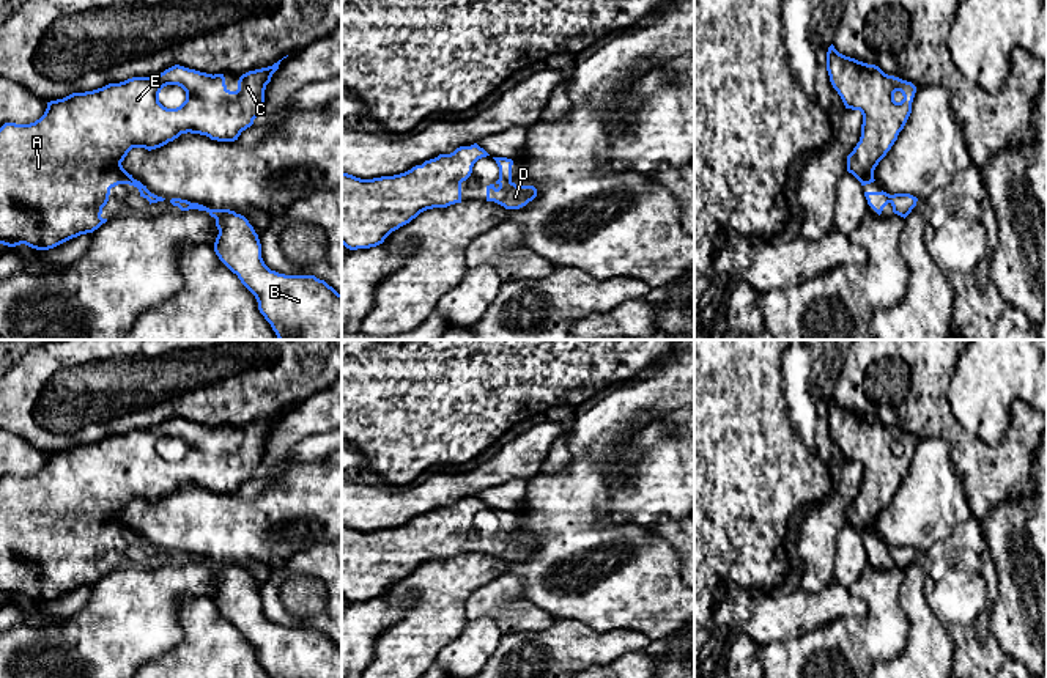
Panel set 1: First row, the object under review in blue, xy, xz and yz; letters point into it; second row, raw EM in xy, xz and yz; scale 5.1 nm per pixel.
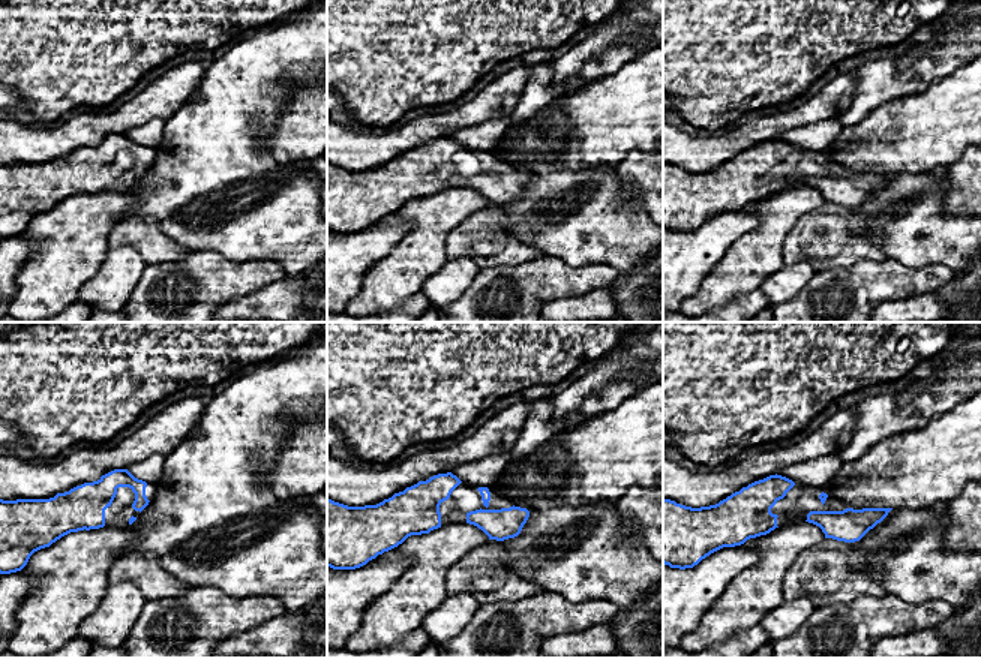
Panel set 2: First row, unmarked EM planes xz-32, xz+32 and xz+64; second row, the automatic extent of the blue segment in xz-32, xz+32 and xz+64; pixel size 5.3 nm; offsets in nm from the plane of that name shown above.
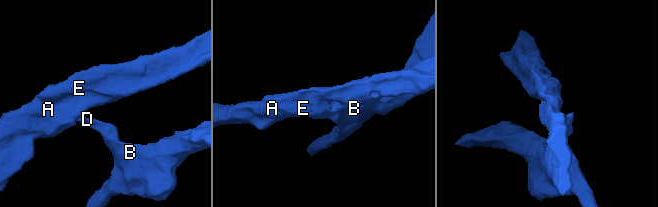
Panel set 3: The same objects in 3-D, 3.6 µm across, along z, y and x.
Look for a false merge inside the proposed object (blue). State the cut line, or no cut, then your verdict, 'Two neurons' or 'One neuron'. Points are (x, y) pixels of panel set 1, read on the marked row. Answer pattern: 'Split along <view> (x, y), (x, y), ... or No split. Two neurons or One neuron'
No split. One neuron

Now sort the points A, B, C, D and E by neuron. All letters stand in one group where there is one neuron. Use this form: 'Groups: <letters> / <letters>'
Groups: A B C D E

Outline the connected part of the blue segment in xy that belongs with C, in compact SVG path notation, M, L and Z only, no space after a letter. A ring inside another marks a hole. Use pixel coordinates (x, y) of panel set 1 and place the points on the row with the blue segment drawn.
M280 61L242 74L236 91L227 88L224 74L213 76L175 64L156 76L132 77L50 101L35 123L5 123L0 127L0 244L49 250L93 233L107 222L101 217L102 208L110 189L118 184L137 187L150 205L164 201L123 168L128 153L132 148L161 148L187 132L217 142L238 140L260 115L266 85ZM167 85L178 85L186 91L186 101L176 109L159 102L159 93Z

